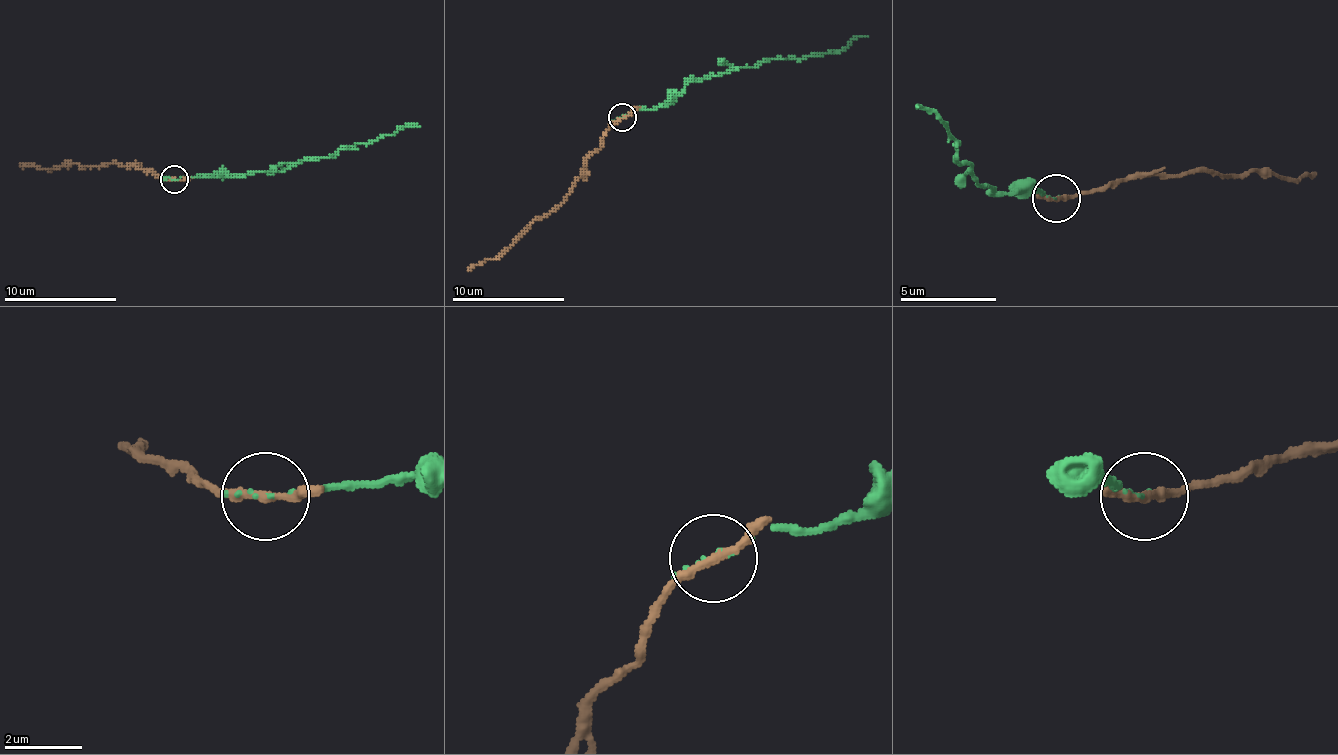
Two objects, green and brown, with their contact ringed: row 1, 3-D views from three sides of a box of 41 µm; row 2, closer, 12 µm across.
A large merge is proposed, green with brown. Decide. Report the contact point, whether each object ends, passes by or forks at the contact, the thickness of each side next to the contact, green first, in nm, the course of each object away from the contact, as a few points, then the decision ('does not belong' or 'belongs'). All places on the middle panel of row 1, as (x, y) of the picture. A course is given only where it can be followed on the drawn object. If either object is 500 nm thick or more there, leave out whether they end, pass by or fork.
(622, 117) | green ends | brown passes by | 80/240 nm | green via (623, 118), (668, 107), (690, 81), (758, 67), (772, 59), (820, 56), (842, 50), (854, 39), (868, 36) | brown via (623, 118), (606, 132), (586, 160), (586, 172), (564, 200), (538, 217), (493, 259), (468, 270) | does not belong

